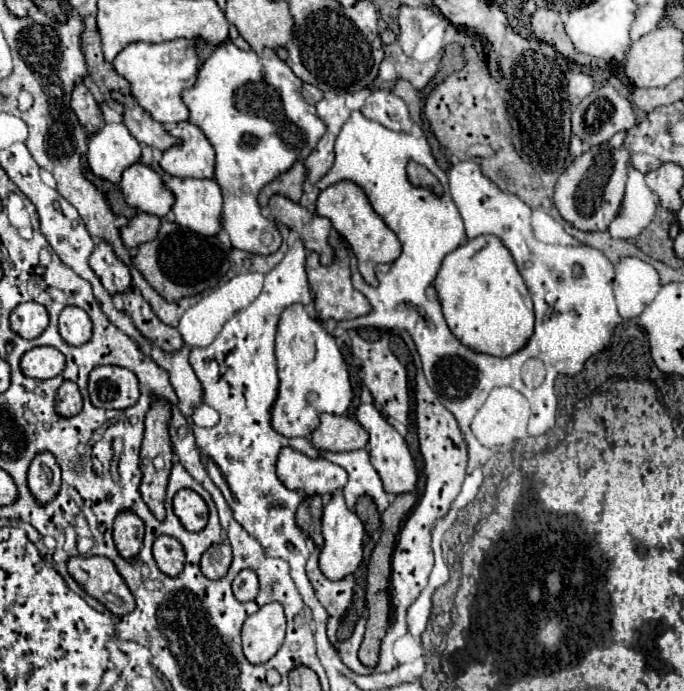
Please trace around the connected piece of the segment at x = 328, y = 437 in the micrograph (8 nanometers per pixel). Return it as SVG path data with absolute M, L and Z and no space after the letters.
M322 415L320 427L312 433L310 441L320 451L356 451L356 449L364 449L368 445L368 433L358 421L354 421L346 415Z

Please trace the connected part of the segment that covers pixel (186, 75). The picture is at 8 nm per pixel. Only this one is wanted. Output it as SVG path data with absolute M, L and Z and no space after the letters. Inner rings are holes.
M174 39L174 41L166 41L166 43L130 43L128 47L124 47L118 57L114 59L114 67L116 71L128 79L128 83L132 85L132 95L136 97L136 101L140 103L142 109L146 109L156 121L164 123L164 125L172 125L172 123L182 123L188 121L188 107L184 105L180 93L184 87L190 87L196 83L196 75L198 75L198 39Z

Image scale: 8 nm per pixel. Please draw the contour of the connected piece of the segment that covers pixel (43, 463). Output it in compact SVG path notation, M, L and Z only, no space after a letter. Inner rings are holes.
M50 451L38 453L28 467L28 485L38 503L48 503L60 491L60 467Z

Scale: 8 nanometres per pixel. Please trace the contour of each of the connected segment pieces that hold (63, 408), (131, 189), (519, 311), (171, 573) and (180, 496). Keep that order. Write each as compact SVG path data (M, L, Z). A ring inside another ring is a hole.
M64 381L62 387L58 389L58 399L56 399L56 411L62 417L74 417L82 411L82 395L72 381Z
M142 161L134 163L122 173L120 187L126 203L144 213L164 217L172 209L172 191L164 187L162 175Z
M478 235L444 257L434 281L450 331L470 349L496 357L520 351L534 331L532 299L512 253L494 235Z
M168 535L156 537L154 547L152 547L152 555L158 563L158 569L162 573L166 573L168 577L176 577L184 569L184 563L186 563L184 549L174 537L168 537Z
M180 489L174 495L174 513L188 531L202 531L208 523L208 505L192 489Z

